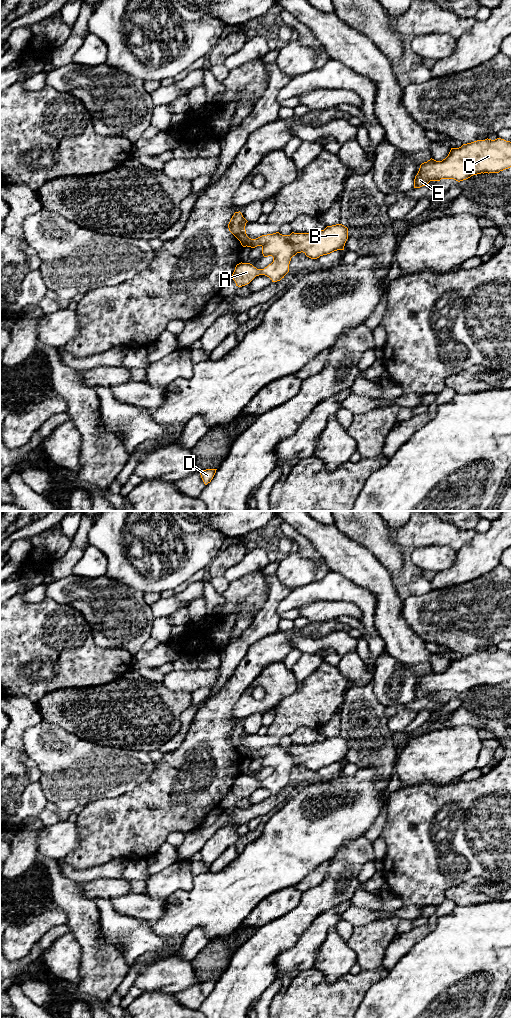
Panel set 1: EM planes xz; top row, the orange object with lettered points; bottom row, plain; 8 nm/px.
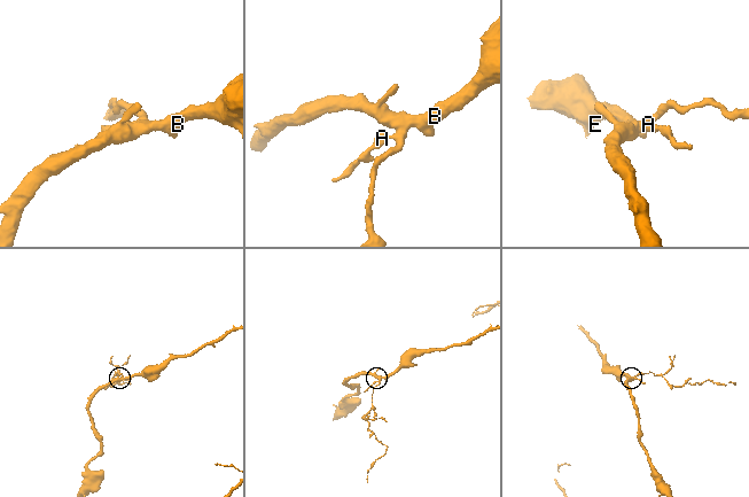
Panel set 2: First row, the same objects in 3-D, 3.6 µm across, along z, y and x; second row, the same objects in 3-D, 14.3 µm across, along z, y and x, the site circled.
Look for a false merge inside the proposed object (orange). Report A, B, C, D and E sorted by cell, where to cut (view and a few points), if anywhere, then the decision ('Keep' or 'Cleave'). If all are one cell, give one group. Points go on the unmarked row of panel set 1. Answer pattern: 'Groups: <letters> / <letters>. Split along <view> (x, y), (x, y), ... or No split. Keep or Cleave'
Groups: A B C D E. No split. Keep

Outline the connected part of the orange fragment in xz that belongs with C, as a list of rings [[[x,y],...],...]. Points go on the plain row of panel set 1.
[[[501,650],[477,652],[451,660],[442,673],[430,671],[420,677],[414,700],[430,693],[454,691],[458,694],[481,685],[499,685],[512,679],[512,654]]]

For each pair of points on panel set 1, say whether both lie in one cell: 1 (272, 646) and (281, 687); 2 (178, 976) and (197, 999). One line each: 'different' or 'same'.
1: different
2: different

